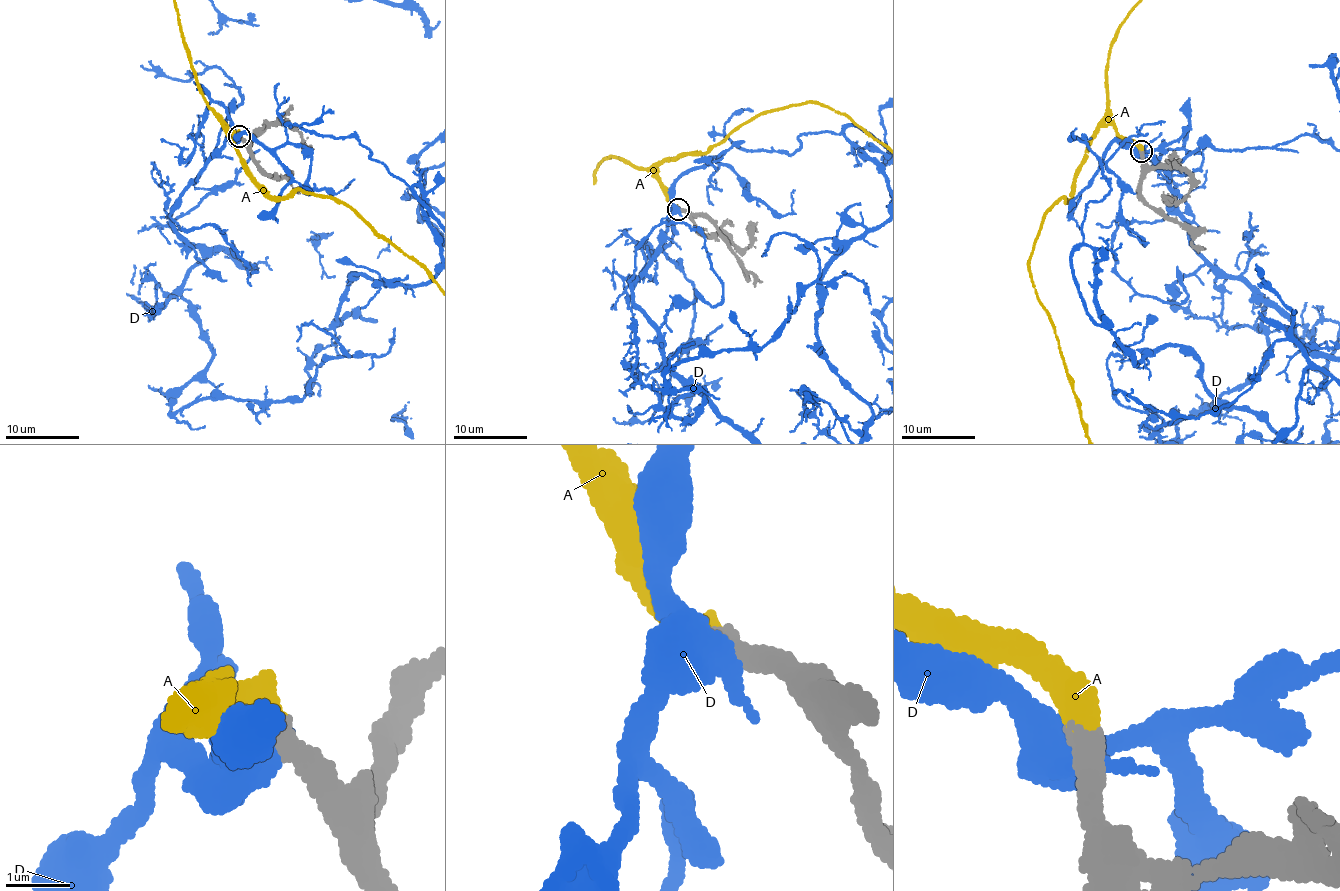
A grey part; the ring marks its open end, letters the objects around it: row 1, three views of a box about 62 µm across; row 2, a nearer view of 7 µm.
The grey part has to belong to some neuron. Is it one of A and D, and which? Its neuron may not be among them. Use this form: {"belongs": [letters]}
{"belongs": ["A"]}

